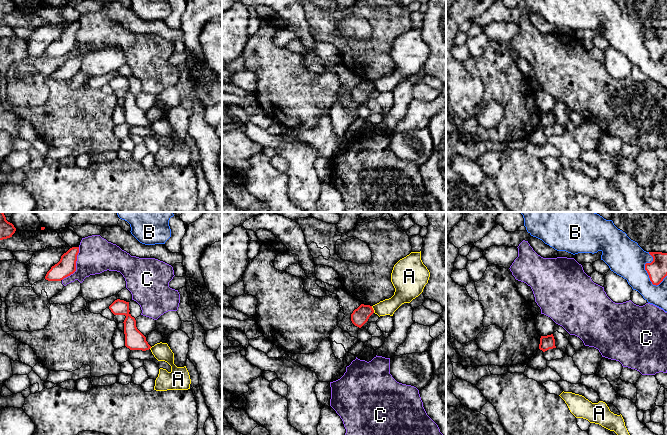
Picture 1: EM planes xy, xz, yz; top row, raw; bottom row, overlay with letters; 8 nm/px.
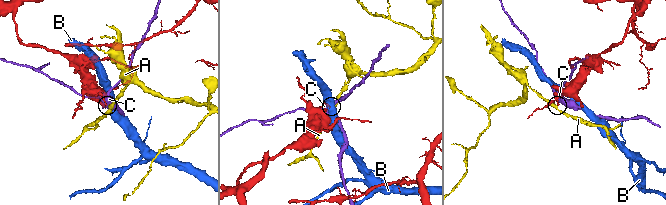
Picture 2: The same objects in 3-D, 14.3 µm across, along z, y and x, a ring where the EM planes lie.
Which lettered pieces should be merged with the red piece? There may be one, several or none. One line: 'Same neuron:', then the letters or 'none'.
Same neuron: none

